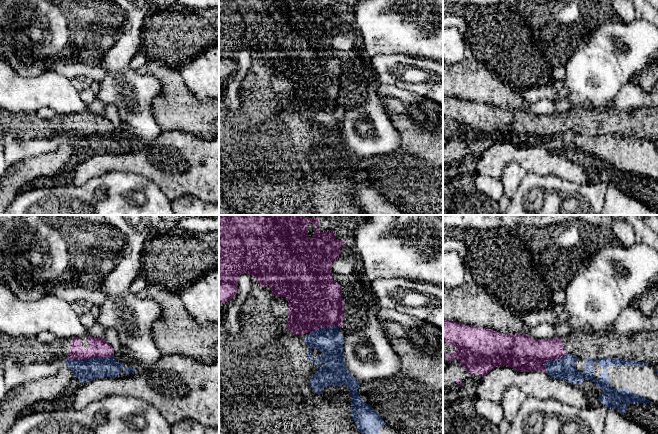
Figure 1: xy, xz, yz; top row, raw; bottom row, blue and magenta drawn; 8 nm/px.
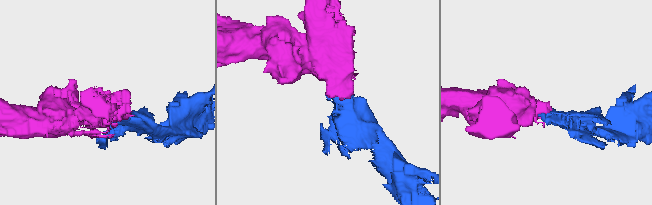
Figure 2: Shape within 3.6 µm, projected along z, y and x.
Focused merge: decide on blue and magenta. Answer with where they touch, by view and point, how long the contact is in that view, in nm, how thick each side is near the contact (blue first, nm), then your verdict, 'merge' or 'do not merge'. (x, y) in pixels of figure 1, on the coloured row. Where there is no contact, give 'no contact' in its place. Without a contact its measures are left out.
meets blue in xy at (90, 358); contact 380 nm long; 180 nm thick on the blue side, 160 nm on the other; do not merge

